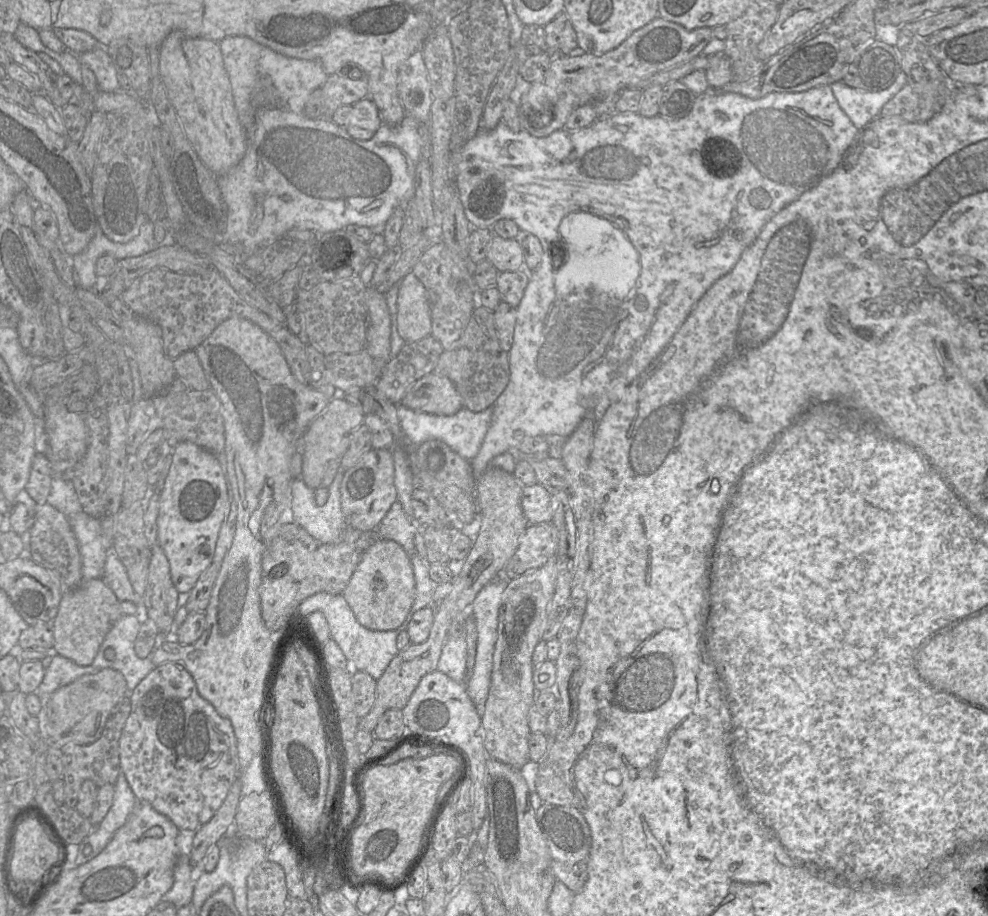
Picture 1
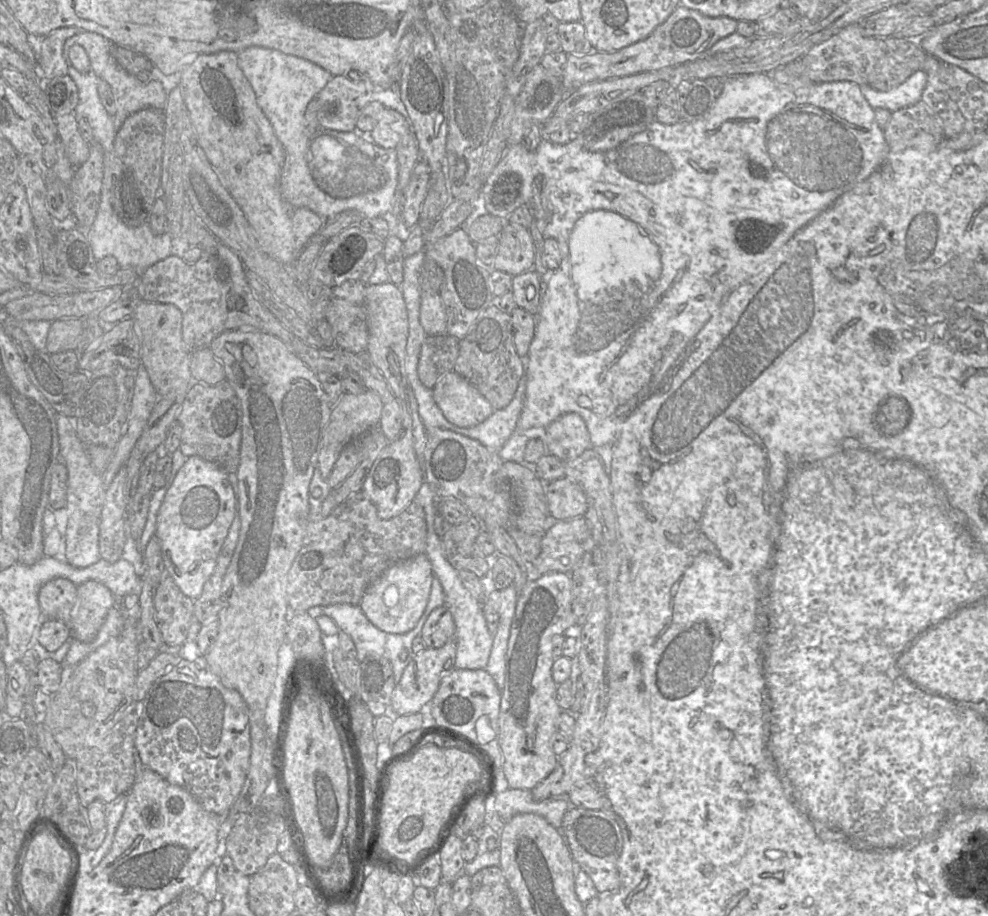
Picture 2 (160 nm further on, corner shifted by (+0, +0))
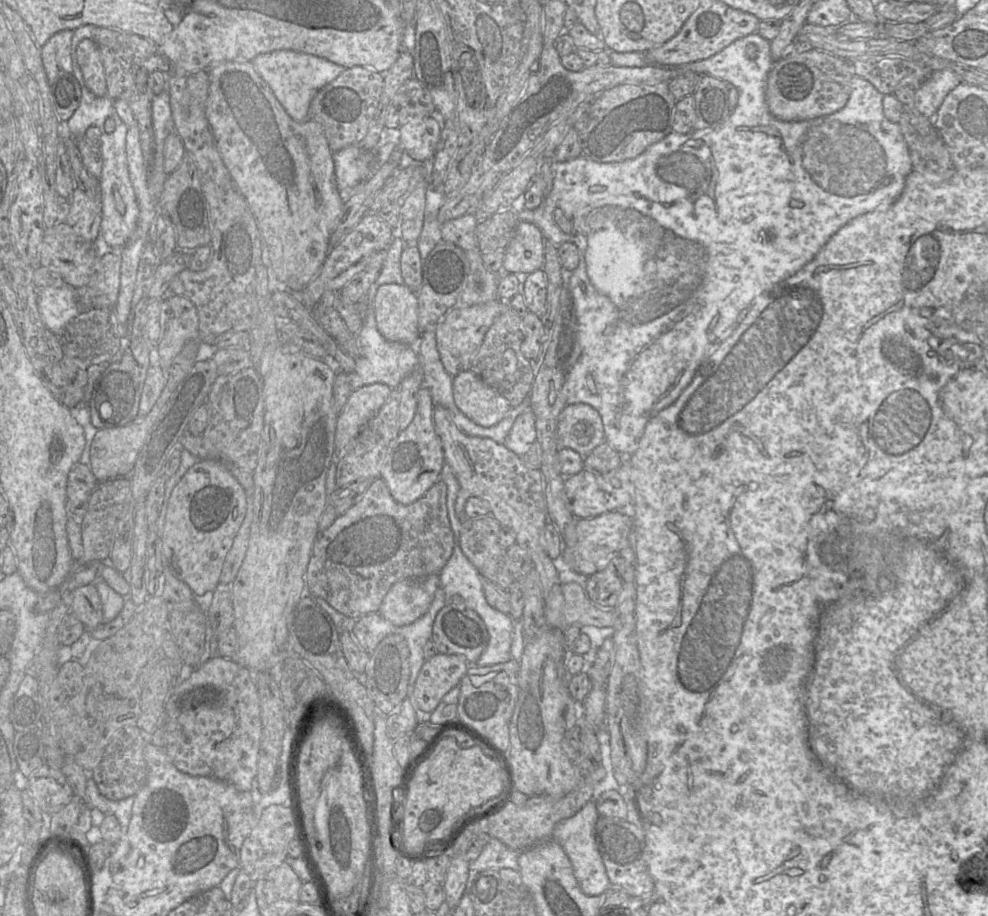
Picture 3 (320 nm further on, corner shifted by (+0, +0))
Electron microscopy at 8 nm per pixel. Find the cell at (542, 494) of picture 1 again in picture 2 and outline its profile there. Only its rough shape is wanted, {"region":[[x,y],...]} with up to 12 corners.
{"region":[[566,477],[546,483],[549,515],[582,517],[584,490]]}

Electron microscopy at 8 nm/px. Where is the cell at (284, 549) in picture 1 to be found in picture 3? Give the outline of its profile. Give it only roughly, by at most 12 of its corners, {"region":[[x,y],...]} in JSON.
{"region":[[377,478],[318,533],[306,593],[351,619],[455,544],[445,483]]}

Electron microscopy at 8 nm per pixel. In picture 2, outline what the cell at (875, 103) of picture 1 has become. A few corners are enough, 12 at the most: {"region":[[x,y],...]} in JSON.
{"region":[[919,70],[889,91],[860,88],[872,108],[894,112],[921,101],[927,73]]}

